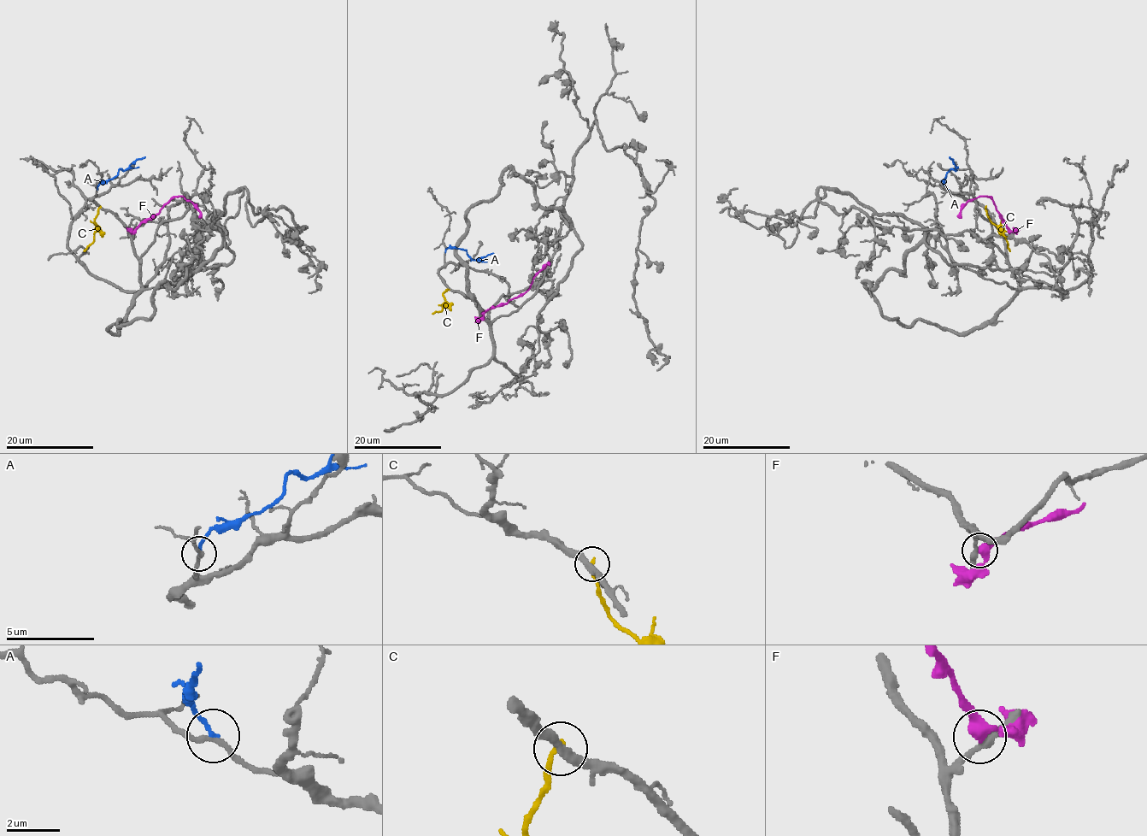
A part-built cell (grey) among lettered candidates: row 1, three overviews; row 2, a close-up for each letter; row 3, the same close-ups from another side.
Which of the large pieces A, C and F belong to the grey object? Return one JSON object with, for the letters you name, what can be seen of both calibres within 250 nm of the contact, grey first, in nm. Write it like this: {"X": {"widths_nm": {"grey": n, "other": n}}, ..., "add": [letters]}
{"add": []}

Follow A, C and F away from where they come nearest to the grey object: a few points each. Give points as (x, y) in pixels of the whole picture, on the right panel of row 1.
A: (947, 190), (944, 184), (946, 174), (950, 169), (955, 169), (949, 156)
C: (985, 207), (990, 220), (997, 227), (1009, 250)
F: (1009, 232), (990, 197), (970, 199), (961, 211), (959, 218)

